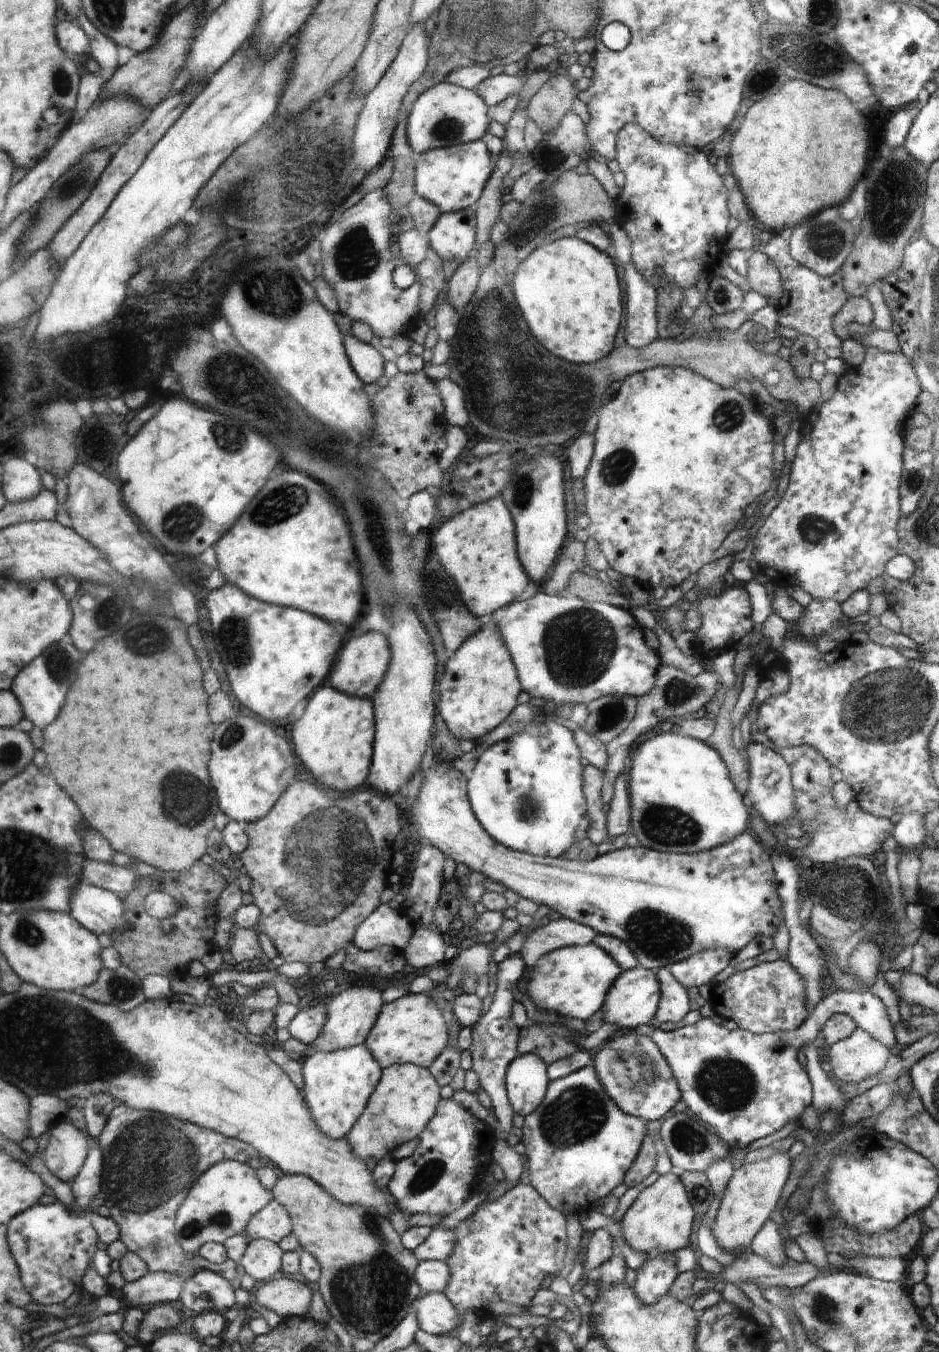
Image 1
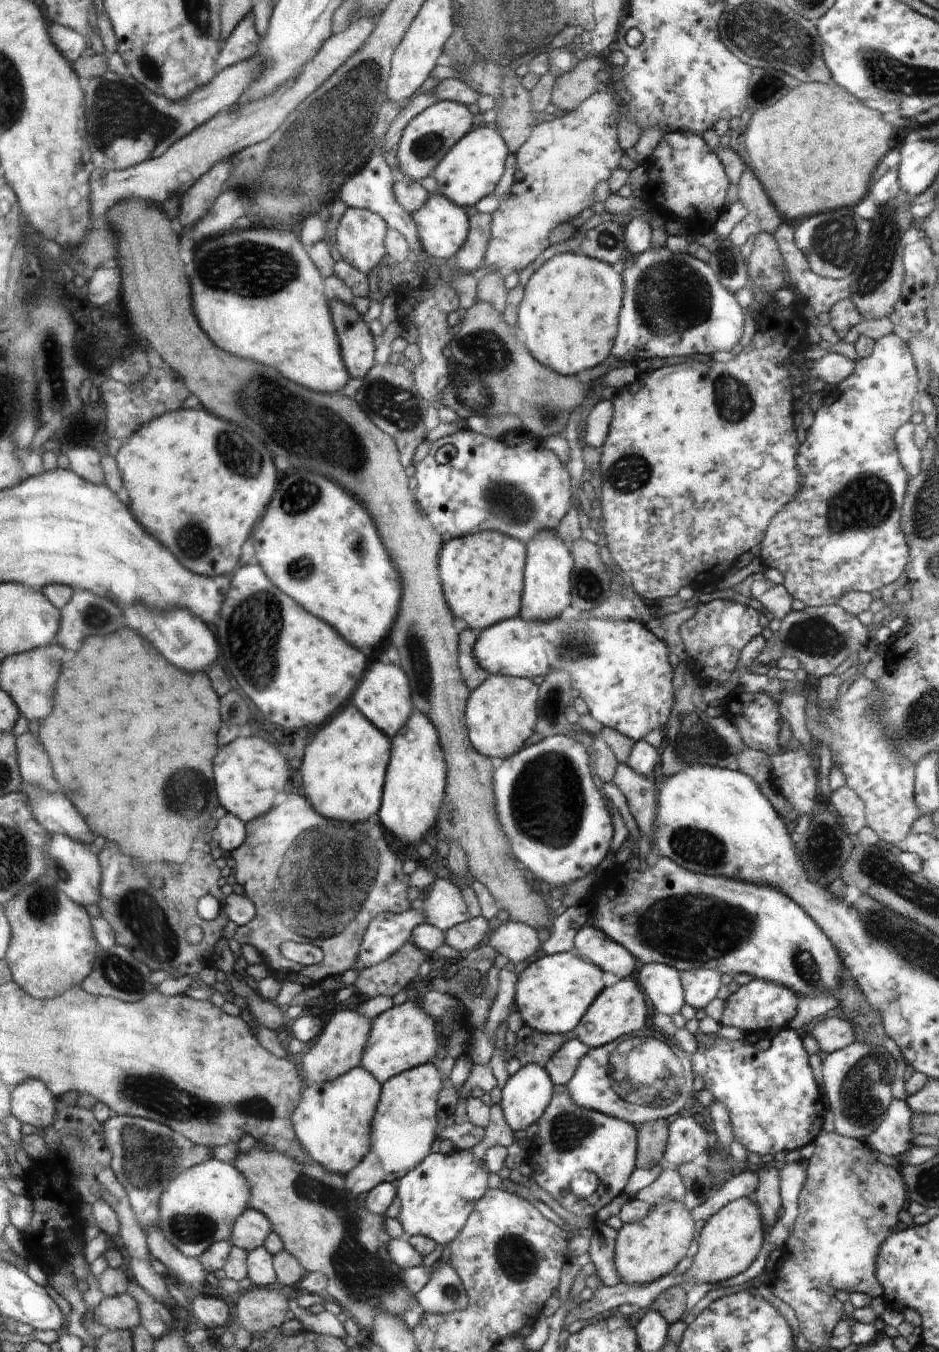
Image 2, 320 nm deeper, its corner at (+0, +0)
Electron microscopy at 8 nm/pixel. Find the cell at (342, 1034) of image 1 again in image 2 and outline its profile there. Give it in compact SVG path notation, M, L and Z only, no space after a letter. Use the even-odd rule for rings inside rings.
M357 1010L337 1011L323 1027L312 1048L309 1048L306 1054L299 1056L307 1086L332 1083L333 1080L360 1066L365 1048L368 1046L369 1032L372 1030L371 1022Z

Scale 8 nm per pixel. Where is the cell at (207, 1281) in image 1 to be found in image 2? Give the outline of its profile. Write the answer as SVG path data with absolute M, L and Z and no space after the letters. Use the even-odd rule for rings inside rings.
M160 1227L149 1230L149 1247L152 1255L168 1266L170 1276L177 1282L186 1286L199 1287L206 1282L206 1267L202 1261L186 1256L169 1238Z

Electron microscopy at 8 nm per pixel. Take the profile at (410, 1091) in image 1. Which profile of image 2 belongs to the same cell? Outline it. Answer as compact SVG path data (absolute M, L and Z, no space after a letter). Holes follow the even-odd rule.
M434 1063L423 1064L381 1083L381 1095L371 1122L369 1154L346 1174L345 1187L355 1196L369 1193L377 1184L399 1181L431 1153L436 1141L436 1098L444 1080Z

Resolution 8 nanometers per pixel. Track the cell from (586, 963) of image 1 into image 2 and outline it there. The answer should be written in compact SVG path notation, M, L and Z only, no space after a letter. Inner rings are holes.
M573 951L535 957L517 970L514 1009L520 1012L524 1024L543 1033L573 1031L605 987L601 968Z

